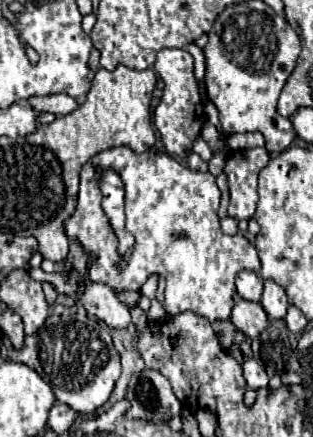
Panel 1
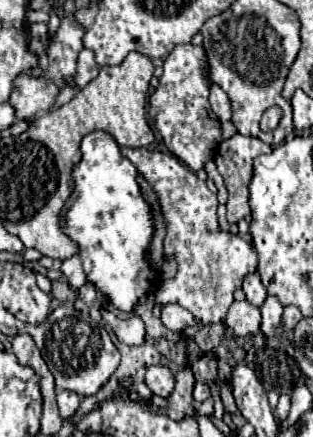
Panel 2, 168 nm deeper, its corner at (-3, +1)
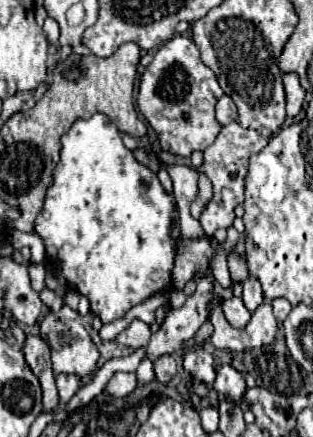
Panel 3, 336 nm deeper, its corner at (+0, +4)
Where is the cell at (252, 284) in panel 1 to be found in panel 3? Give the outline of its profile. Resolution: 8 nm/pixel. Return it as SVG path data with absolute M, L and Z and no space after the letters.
M247 278L243 282L243 302L249 312L255 312L255 308L263 304L263 290L257 278Z

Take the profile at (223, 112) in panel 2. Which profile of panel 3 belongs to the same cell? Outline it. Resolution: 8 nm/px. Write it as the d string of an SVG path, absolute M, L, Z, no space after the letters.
M227 96L219 98L219 102L215 106L215 118L217 118L217 122L221 126L227 126L227 124L231 124L231 122L237 120L237 108L231 102L231 98L227 98Z

